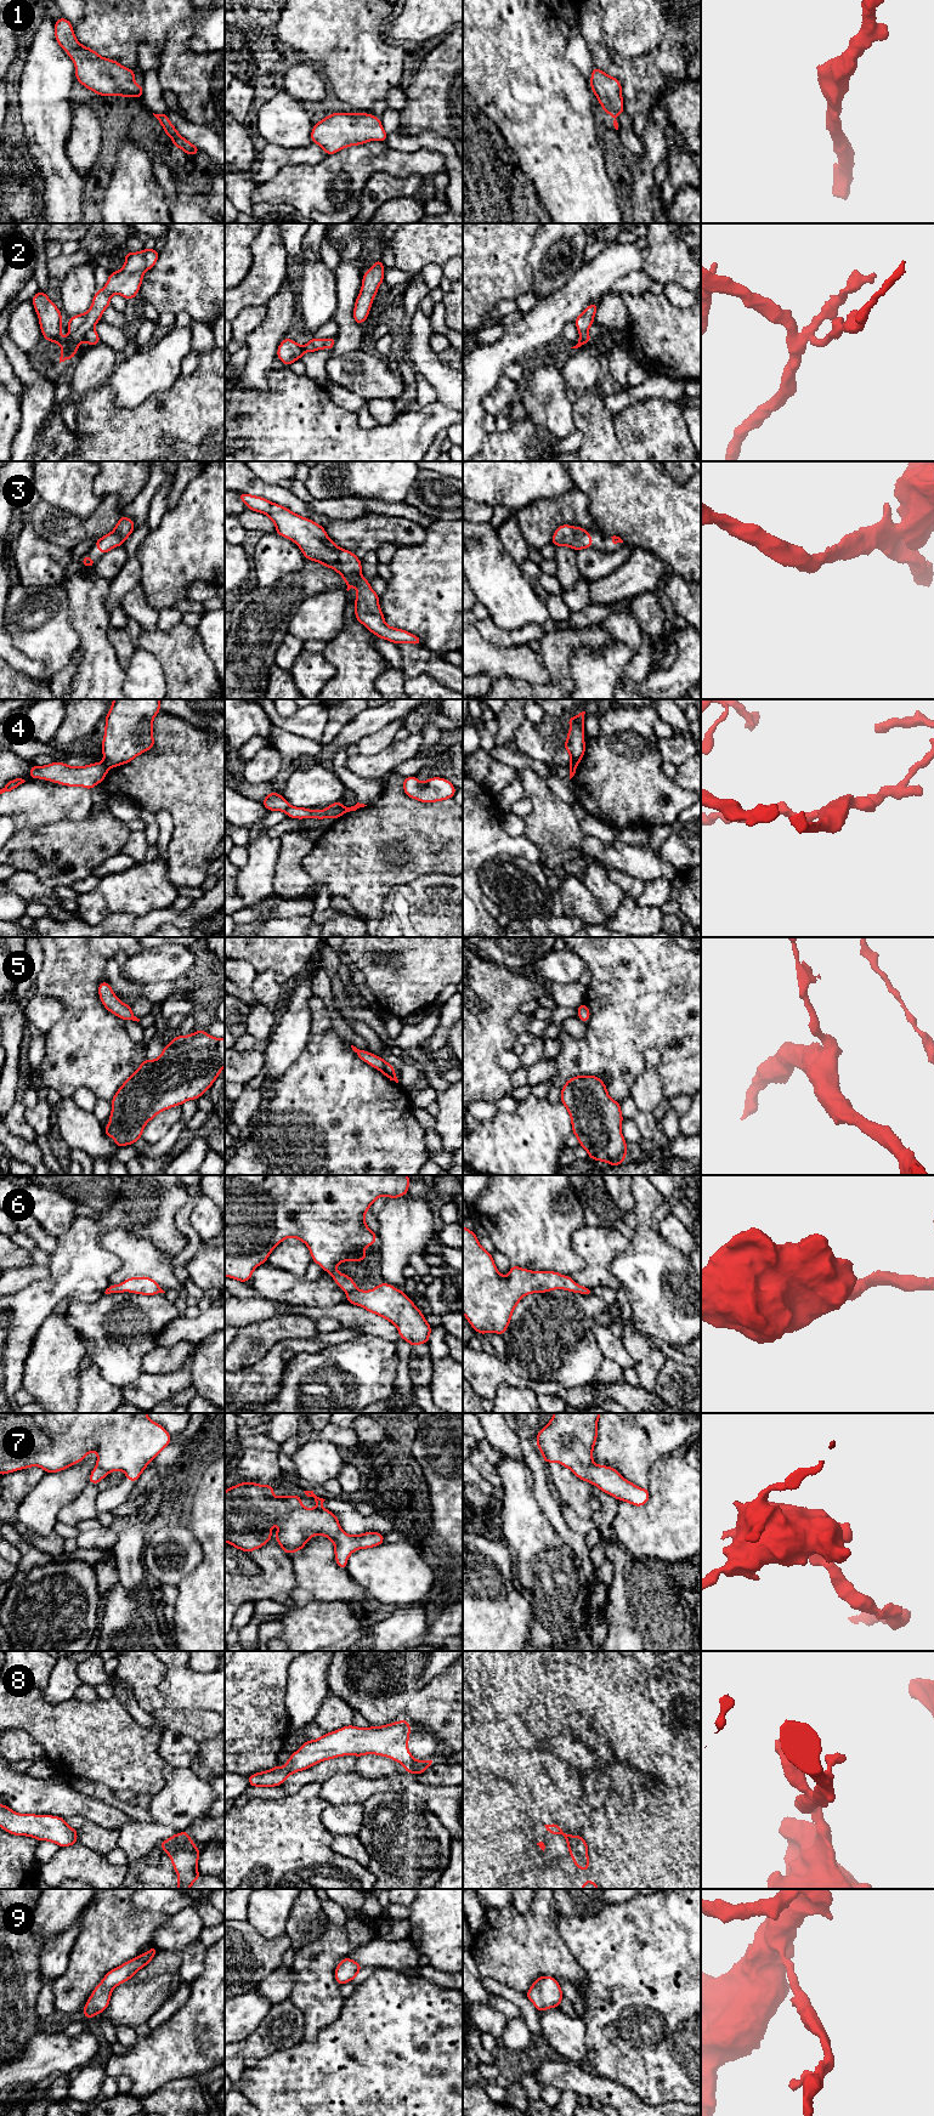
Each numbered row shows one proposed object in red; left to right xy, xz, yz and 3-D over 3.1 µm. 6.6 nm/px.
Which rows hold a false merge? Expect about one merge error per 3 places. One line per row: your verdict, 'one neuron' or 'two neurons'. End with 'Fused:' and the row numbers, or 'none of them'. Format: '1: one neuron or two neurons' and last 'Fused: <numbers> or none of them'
1: one neuron
2: two neurons
3: one neuron
4: two neurons
5: one neuron
6: one neuron
7: one neuron
8: two neurons
9: one neuron
Fused: 2, 4, 8

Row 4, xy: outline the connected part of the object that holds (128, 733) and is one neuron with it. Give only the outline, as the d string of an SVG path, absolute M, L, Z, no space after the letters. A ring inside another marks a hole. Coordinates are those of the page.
M113 699L101 744L108 768L128 764L153 749L152 724L160 710L160 699Z

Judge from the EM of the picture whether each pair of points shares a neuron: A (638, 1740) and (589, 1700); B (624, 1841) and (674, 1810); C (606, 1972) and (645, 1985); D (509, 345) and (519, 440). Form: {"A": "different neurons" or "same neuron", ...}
{"A": "same neuron", "B": "same neuron", "C": "same neuron", "D": "different neurons"}

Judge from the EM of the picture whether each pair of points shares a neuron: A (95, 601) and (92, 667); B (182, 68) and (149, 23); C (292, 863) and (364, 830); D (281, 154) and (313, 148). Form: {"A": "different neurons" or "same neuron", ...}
{"A": "same neuron", "B": "different neurons", "C": "different neurons", "D": "same neuron"}

